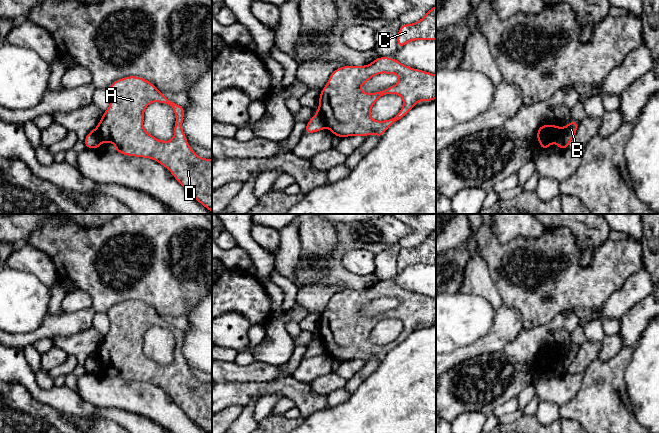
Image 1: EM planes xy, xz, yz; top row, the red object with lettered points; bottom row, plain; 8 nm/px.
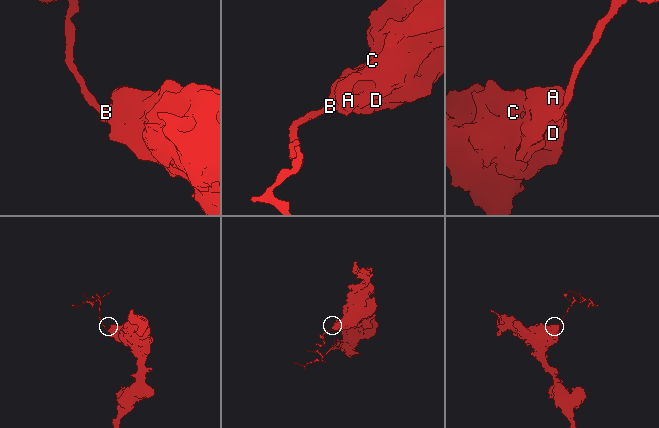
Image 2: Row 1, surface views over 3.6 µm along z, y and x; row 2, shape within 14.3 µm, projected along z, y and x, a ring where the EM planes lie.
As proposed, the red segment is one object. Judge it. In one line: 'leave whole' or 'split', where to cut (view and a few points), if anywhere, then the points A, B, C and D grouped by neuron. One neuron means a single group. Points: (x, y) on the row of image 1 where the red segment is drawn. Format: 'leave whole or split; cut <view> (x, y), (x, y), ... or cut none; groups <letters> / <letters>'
split; cut xz (317, 110), (325, 125); groups A C D / B

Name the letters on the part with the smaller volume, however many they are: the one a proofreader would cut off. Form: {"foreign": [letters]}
{"foreign": ["B"]}

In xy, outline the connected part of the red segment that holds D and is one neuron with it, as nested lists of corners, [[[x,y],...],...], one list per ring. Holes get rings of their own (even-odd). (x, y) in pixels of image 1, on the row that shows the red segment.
[[[138,76],[118,79],[107,88],[107,91],[111,102],[95,129],[100,141],[111,141],[115,151],[125,156],[149,158],[160,163],[197,202],[212,213],[212,159],[197,156],[188,144],[182,128],[185,107],[166,98],[150,81]],[[152,102],[163,103],[173,108],[176,121],[174,137],[170,141],[155,138],[143,127],[144,111]]]

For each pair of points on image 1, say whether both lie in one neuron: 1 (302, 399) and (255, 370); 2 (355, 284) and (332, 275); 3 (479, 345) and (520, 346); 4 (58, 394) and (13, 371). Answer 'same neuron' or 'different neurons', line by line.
1: different neurons
2: same neuron
3: different neurons
4: same neuron

